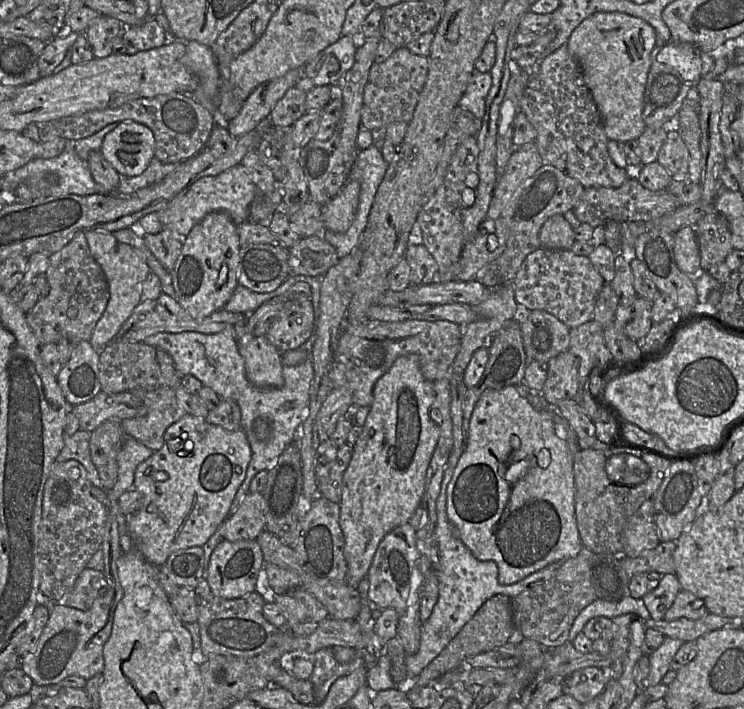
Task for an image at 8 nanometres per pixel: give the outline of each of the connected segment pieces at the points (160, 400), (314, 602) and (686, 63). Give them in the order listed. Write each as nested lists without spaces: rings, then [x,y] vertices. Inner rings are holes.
[[[164,386],[152,391],[132,390],[127,392],[132,392],[143,400],[147,407],[147,414],[142,417],[126,418],[121,421],[126,436],[135,438],[154,452],[161,449],[164,444],[164,433],[166,429],[187,414],[178,405],[174,389]]]
[[[302,588],[275,594],[274,602],[286,614],[287,625],[292,633],[306,636],[316,630],[329,617],[325,606]]]
[[[671,39],[663,45],[655,46],[651,52],[651,65],[643,95],[642,118],[649,128],[667,127],[672,124],[689,90],[696,87],[698,81],[703,78],[713,67],[714,53],[702,51],[698,46]]]

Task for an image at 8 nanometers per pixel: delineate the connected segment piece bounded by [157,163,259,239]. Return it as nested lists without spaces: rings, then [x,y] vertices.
[[[240,163],[217,175],[196,180],[184,195],[167,208],[158,211],[157,217],[163,228],[184,239],[192,228],[211,212],[226,213],[236,225],[247,222],[250,205],[258,191],[249,171]]]

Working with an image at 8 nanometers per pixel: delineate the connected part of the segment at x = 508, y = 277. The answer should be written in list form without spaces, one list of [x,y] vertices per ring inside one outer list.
[[[543,164],[525,183],[516,200],[504,252],[480,270],[476,280],[487,287],[511,283],[525,258],[541,246],[539,231],[543,223],[555,214],[564,214],[572,210],[584,190],[585,187],[576,179],[552,165]]]

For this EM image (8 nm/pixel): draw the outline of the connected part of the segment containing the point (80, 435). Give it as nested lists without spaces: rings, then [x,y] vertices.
[[[81,429],[70,436],[64,433],[64,446],[59,455],[56,457],[56,462],[65,462],[67,460],[78,461],[87,471],[87,476],[90,482],[103,489],[98,471],[91,460],[90,438],[91,433]]]

